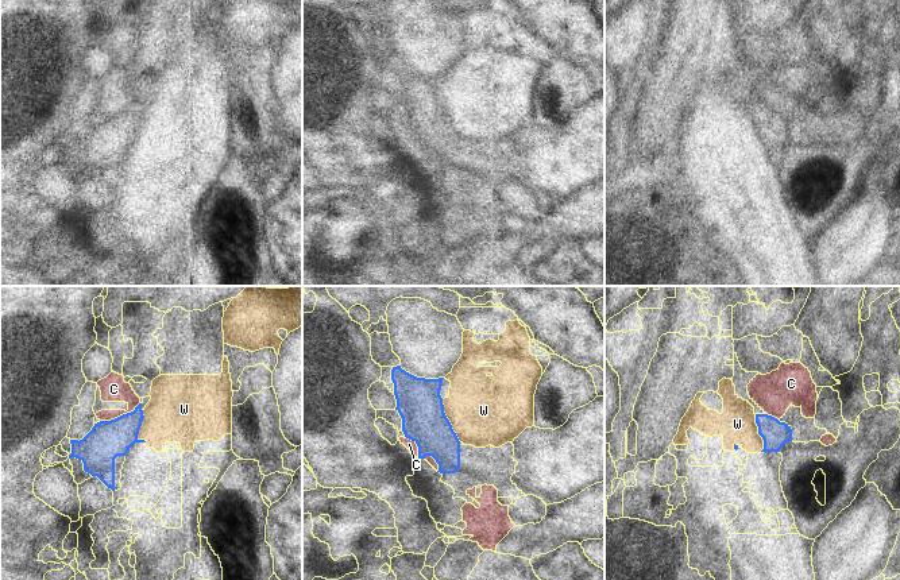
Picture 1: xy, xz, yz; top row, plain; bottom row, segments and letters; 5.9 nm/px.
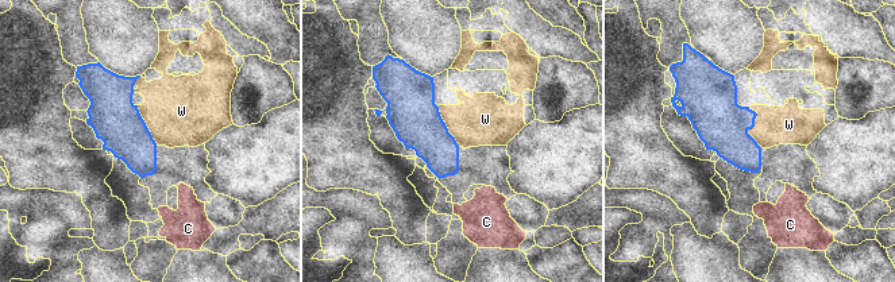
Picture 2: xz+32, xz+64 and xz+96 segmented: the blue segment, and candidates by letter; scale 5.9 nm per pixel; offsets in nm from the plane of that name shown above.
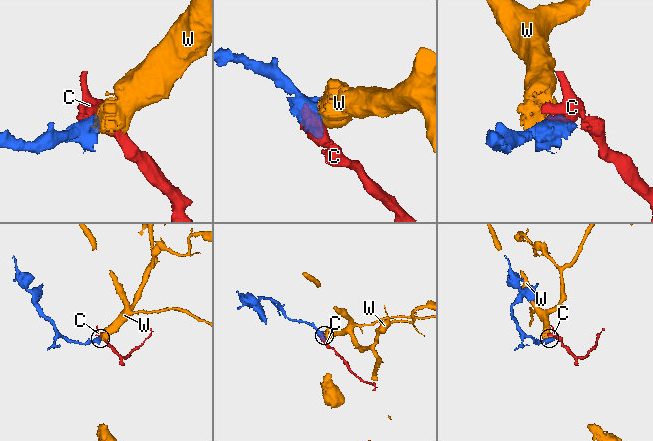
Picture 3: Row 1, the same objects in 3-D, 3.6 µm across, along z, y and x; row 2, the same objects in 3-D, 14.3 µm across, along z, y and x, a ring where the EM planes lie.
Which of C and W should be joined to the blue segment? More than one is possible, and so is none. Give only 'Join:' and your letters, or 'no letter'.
Join: no letter

